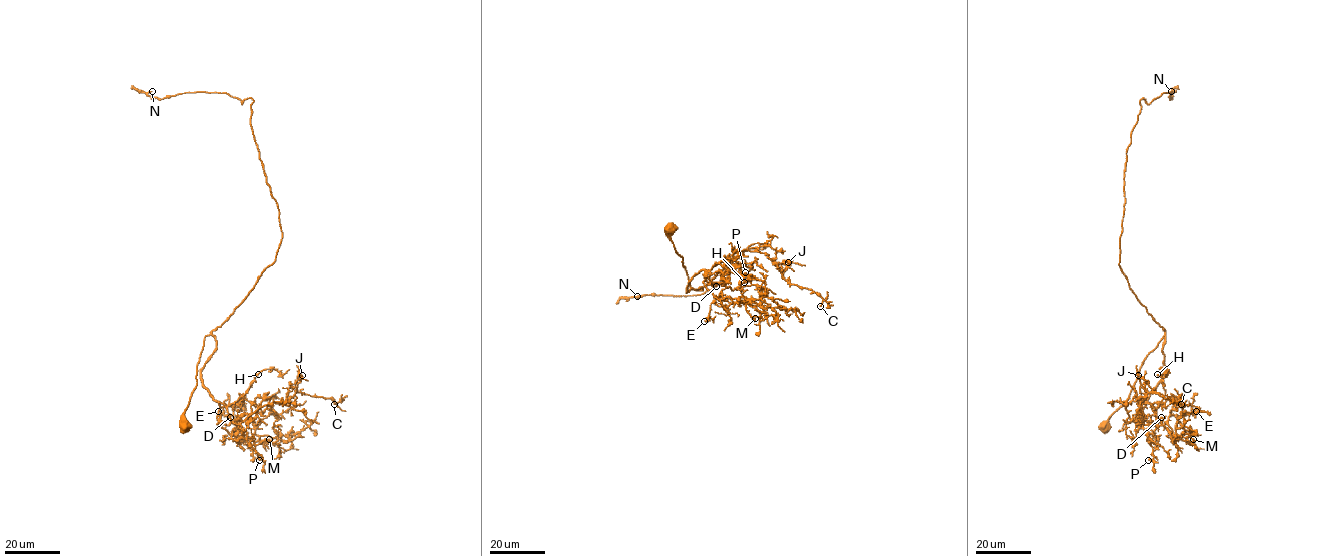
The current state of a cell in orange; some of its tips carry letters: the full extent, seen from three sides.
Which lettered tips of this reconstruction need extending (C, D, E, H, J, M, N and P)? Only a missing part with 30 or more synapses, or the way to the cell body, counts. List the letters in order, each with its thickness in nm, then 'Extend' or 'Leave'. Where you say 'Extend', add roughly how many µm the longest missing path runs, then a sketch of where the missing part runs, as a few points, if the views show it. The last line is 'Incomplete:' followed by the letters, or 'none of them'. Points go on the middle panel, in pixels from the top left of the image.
C: Thickness 170 nm. Leave
D: Thickness 150 nm. Leave
E: Thickness 150 nm. Leave
H: Thickness 170 nm. Leave
J: Thickness 140 nm. Leave
M: Thickness 200 nm. Extend. Missing length about 30 µm. Course of what is missing: (755, 318), (755, 324), (772, 340), (778, 339), (785, 346), (790, 343)
N: Thickness 170 nm. Leave
P: Thickness 160 nm. Leave
Incomplete: M

